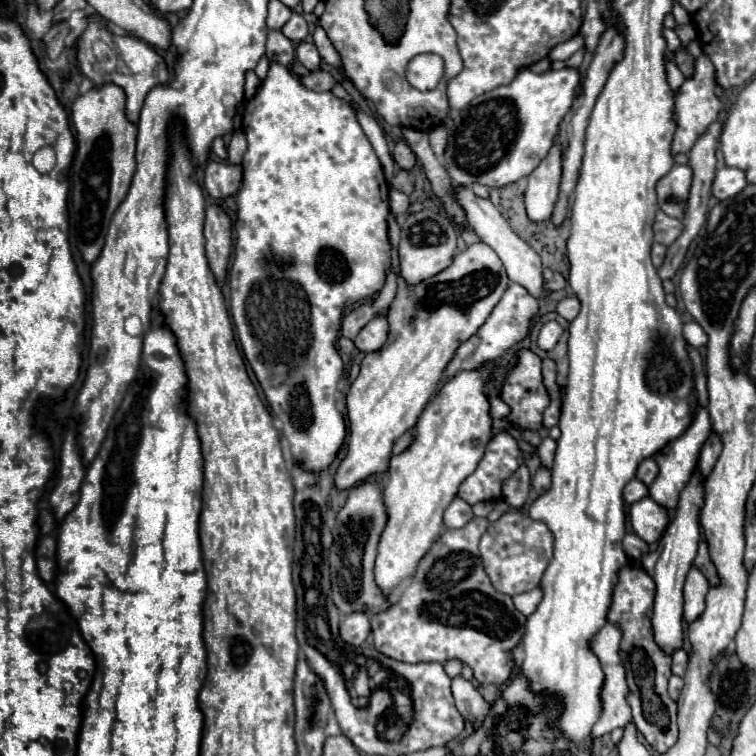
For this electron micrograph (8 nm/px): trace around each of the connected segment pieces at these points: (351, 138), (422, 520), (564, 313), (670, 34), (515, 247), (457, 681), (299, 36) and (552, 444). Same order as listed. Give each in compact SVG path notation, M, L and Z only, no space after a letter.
M270 63L268 77L260 85L258 93L246 101L244 115L242 115L242 131L248 137L248 151L244 153L244 161L242 161L242 167L244 167L242 187L236 195L237 219L234 223L236 236L234 261L232 261L232 269L230 269L230 311L232 311L232 319L234 319L234 325L238 331L242 351L244 351L252 371L256 373L256 377L266 393L272 413L284 425L282 435L290 441L292 459L302 461L302 467L308 471L322 471L324 467L328 467L334 461L334 457L346 437L344 417L336 409L336 383L342 377L344 363L342 363L342 359L336 351L336 345L334 345L338 331L340 331L340 321L344 317L344 309L354 305L356 301L362 301L364 297L378 293L384 287L386 275L392 267L390 241L388 241L388 215L390 215L388 183L384 179L382 165L380 165L368 137L364 135L362 127L358 125L354 111L348 107L348 103L334 97L330 91L326 91L326 93L308 91L306 87L302 87L300 77L294 75L288 67L284 67L280 63Z
M486 365L480 371L460 371L450 381L446 381L422 411L416 423L416 437L412 445L404 453L394 455L390 461L388 481L384 487L384 505L386 505L388 521L380 535L378 555L374 565L374 579L384 597L390 597L406 577L412 577L412 573L416 573L416 565L428 553L428 549L444 529L444 509L452 503L460 483L476 469L478 461L484 455L484 447L490 441L490 429L492 429L492 419L488 415L490 405L482 391L488 377L490 371Z
M566 297L556 307L556 313L566 321L572 321L578 315L578 311L580 311L580 301L576 297Z
M664 29L664 39L666 39L666 43L668 43L668 47L670 47L672 53L682 51L682 41L680 41L680 37L676 35L674 29L668 29L668 31Z
M458 187L456 199L458 199L458 203L464 207L466 217L468 217L468 223L470 223L470 227L474 229L474 233L476 233L486 245L490 245L490 247L496 251L496 255L500 257L500 261L504 263L504 269L506 269L506 273L508 273L508 279L514 281L514 283L524 285L524 287L528 289L528 293L534 295L534 297L544 297L544 295L548 295L548 291L542 289L544 279L542 279L542 265L540 265L538 253L536 253L528 243L524 243L524 241L510 229L508 221L500 215L500 211L492 205L492 201L476 197L470 187Z
M462 675L452 679L452 695L454 695L458 711L472 725L480 725L482 717L490 711L490 703L486 703L482 699L482 695L476 691L476 687L468 679L464 679Z
M292 13L290 21L282 27L282 33L284 33L290 41L300 43L300 41L304 41L304 39L306 39L306 35L308 35L308 25L306 25L306 21L304 21L304 17L302 17L302 15Z
M546 437L546 439L540 443L540 447L538 447L540 461L542 461L542 465L544 465L546 469L550 469L550 467L552 467L554 451L556 451L556 441L554 441L554 439L550 439L550 437Z

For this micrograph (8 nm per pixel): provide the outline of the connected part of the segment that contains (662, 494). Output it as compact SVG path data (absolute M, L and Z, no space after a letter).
M688 347L688 357L692 361L692 367L694 367L694 375L696 375L696 391L698 391L698 413L696 413L696 419L694 423L690 425L690 429L684 433L684 437L680 439L674 439L670 441L654 459L660 467L658 471L658 477L656 481L648 487L648 493L650 497L660 505L664 507L666 511L672 511L678 503L678 493L682 491L682 487L686 485L686 479L690 479L692 475L692 467L696 465L698 461L698 455L700 455L700 449L712 429L712 423L710 423L710 417L708 417L708 391L706 391L706 375L704 375L704 365L702 365L702 357L698 353L696 347Z

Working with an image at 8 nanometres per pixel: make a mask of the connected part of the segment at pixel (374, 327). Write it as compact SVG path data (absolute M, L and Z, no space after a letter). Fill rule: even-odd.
M378 315L374 317L360 333L358 337L354 339L354 345L364 351L364 353L370 353L370 351L376 351L384 345L386 341L386 331L388 331L388 323L386 323L386 317Z

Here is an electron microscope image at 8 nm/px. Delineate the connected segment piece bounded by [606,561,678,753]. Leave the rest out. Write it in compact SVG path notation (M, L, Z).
M628 563L618 573L618 583L612 593L612 603L608 609L608 623L616 625L622 631L620 641L620 657L626 669L628 681L628 705L632 709L632 721L644 739L658 751L668 751L678 737L676 727L676 701L668 697L668 679L672 675L670 665L672 657L664 653L654 637L652 637L652 593L656 593L656 585L652 585L652 577L644 573L636 563Z

